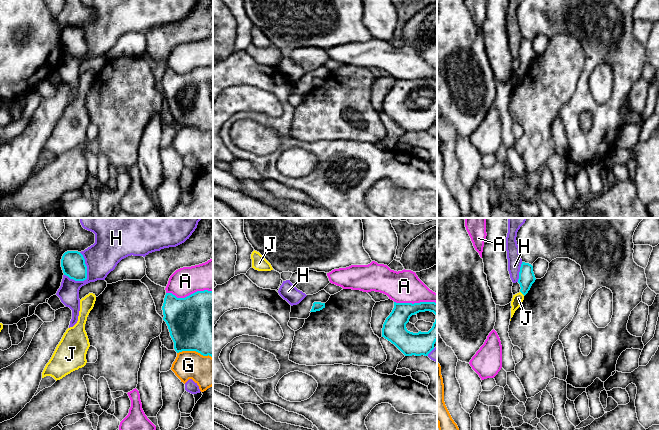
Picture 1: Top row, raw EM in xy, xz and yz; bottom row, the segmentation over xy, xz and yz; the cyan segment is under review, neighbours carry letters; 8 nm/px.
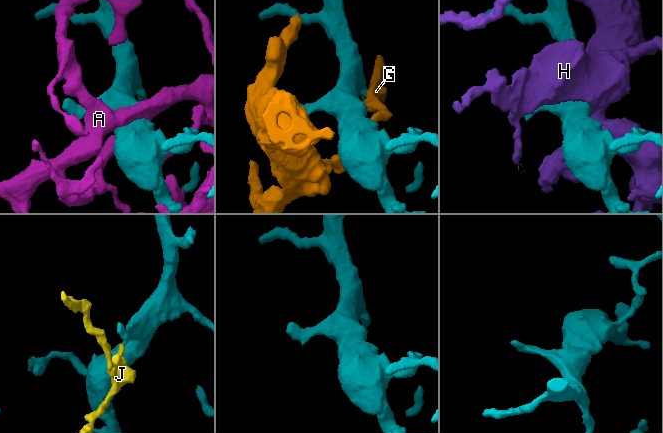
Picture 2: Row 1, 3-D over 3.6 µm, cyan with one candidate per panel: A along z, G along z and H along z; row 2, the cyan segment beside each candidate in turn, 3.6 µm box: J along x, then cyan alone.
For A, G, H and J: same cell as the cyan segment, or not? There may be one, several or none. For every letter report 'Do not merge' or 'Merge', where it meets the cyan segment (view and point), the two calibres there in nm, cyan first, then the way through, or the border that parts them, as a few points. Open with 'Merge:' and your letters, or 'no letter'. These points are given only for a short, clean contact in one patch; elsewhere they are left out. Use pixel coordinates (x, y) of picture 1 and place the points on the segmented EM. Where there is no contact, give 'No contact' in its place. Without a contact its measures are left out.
Merge: J
A: Do not merge. Touches cyan at xy (189, 295). Thickness 500 nm (cyan) against 240 nm
G: Do not merge. Touches cyan at xy (195, 350). Thickness 500 nm (cyan) against 240 nm
H: Do not merge. Touches cyan at xy (86, 271). Thickness 190 nm (cyan) against 260 nm
J: Merge. Touches cyan at yz (522, 293). Thickness 130 nm (cyan) against 90 nm. Path across: yz (526, 275), (525, 288), (522, 293), (518, 298)

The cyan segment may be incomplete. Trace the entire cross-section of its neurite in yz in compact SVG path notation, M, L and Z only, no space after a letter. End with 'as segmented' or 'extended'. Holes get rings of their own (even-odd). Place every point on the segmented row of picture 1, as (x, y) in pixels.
M522 262L518 279L521 289L519 293L513 295L511 301L511 318L513 317L515 311L522 304L524 296L528 293L535 280L536 278L533 272L533 266L529 263Z; extended

